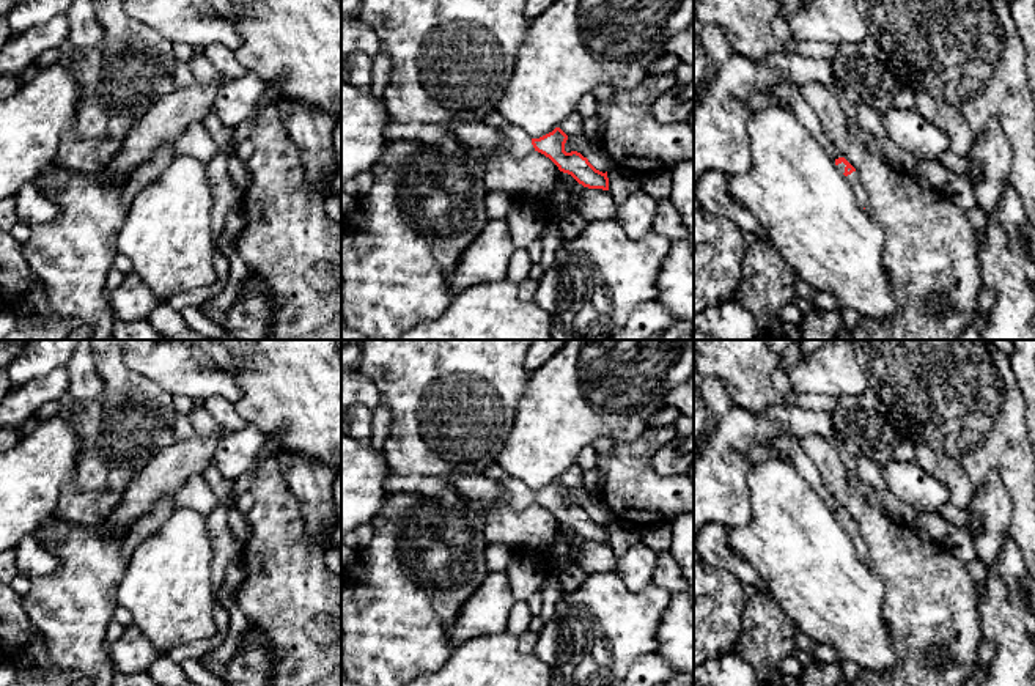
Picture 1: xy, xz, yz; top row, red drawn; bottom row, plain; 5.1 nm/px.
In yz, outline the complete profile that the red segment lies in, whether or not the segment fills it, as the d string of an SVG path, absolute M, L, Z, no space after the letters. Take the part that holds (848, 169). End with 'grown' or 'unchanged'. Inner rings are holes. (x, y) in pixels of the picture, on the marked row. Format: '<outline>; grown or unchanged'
M845 157L835 159L835 165L840 170L840 173L843 175L843 178L848 181L857 206L865 208L867 192L864 189L864 184L860 183L860 178L857 175L856 168Z; grown

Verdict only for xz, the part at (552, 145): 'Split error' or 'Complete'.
Split error

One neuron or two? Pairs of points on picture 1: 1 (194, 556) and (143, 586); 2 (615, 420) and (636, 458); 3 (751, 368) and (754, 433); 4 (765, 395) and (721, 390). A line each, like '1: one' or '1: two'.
1: one
2: two
3: two
4: two

